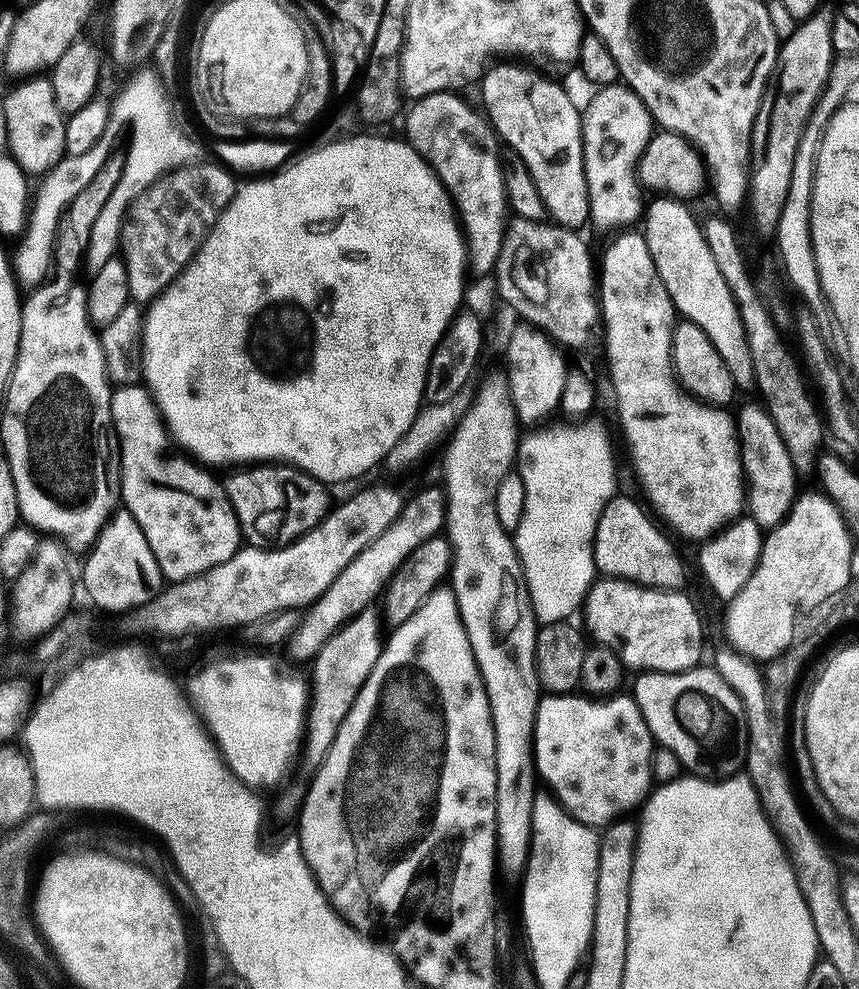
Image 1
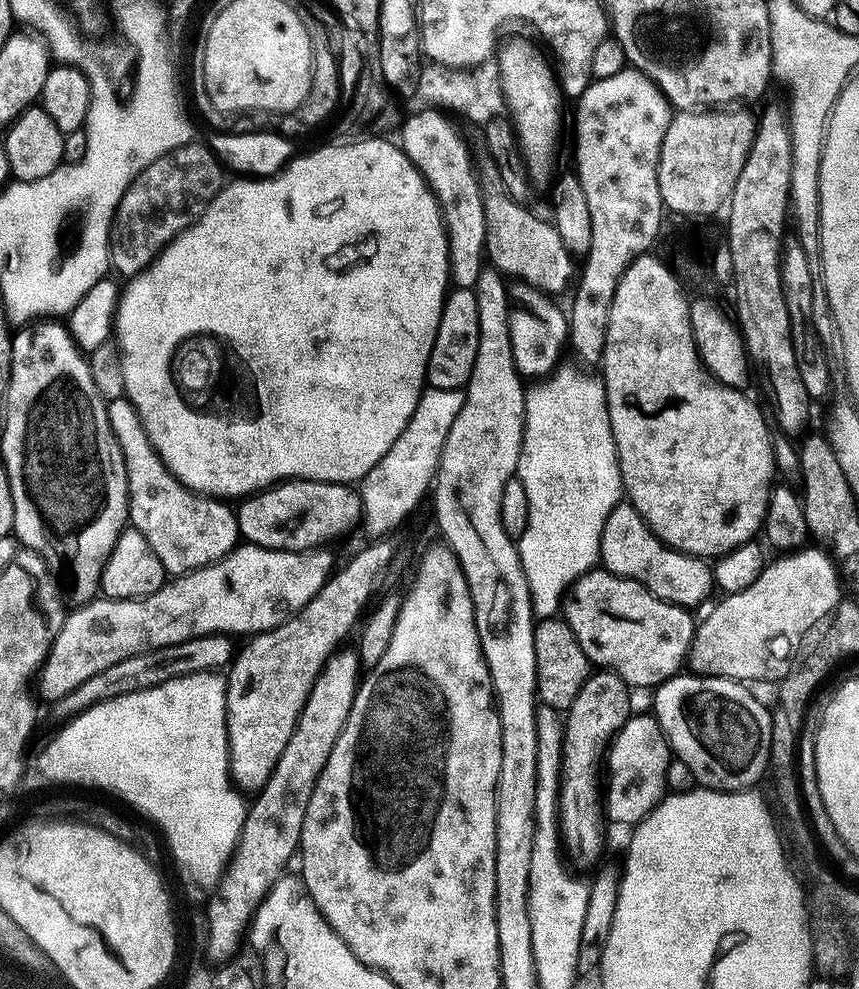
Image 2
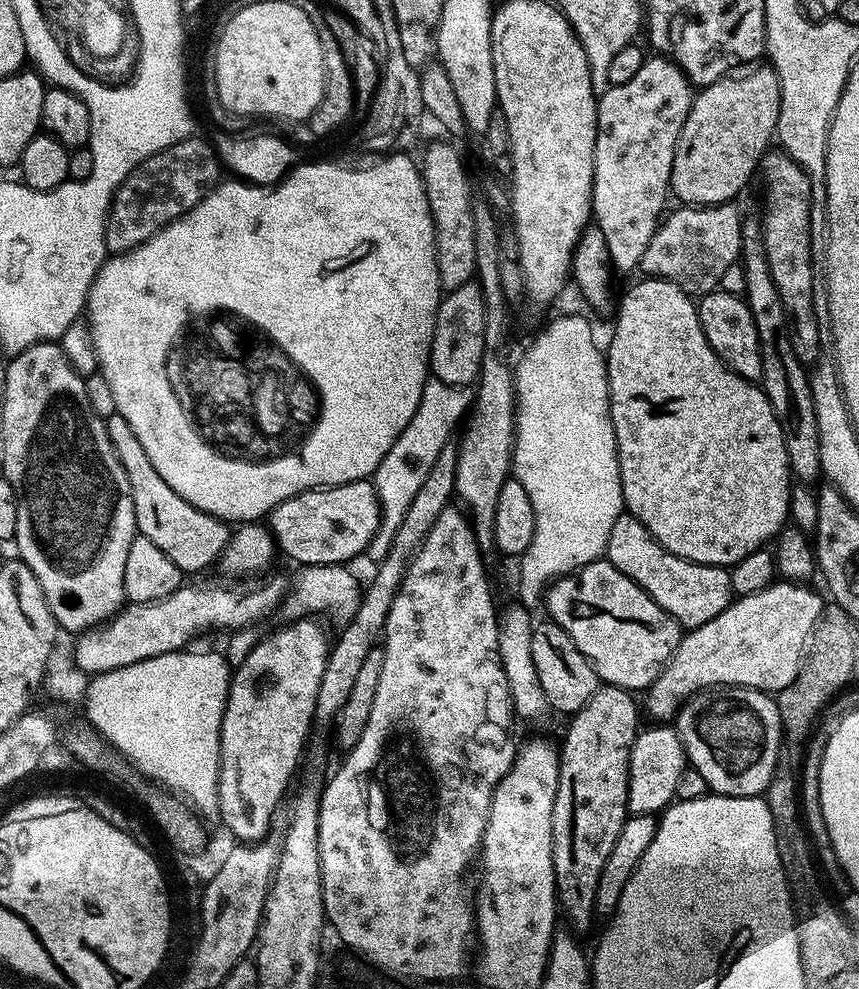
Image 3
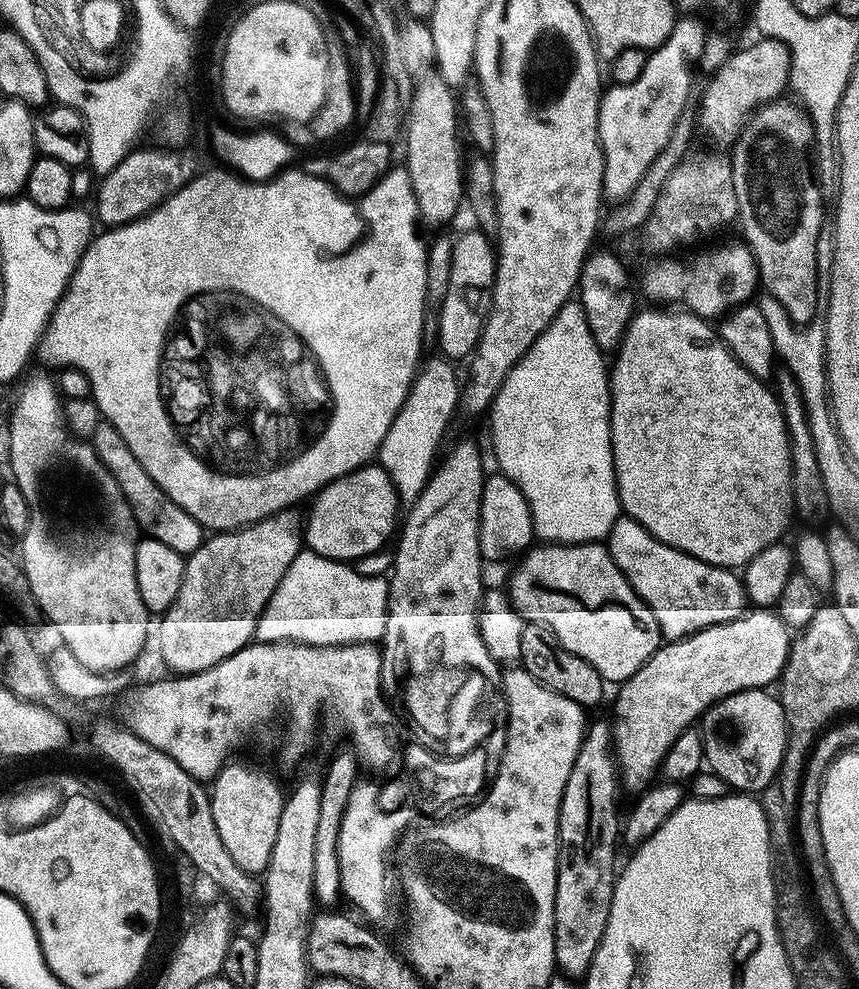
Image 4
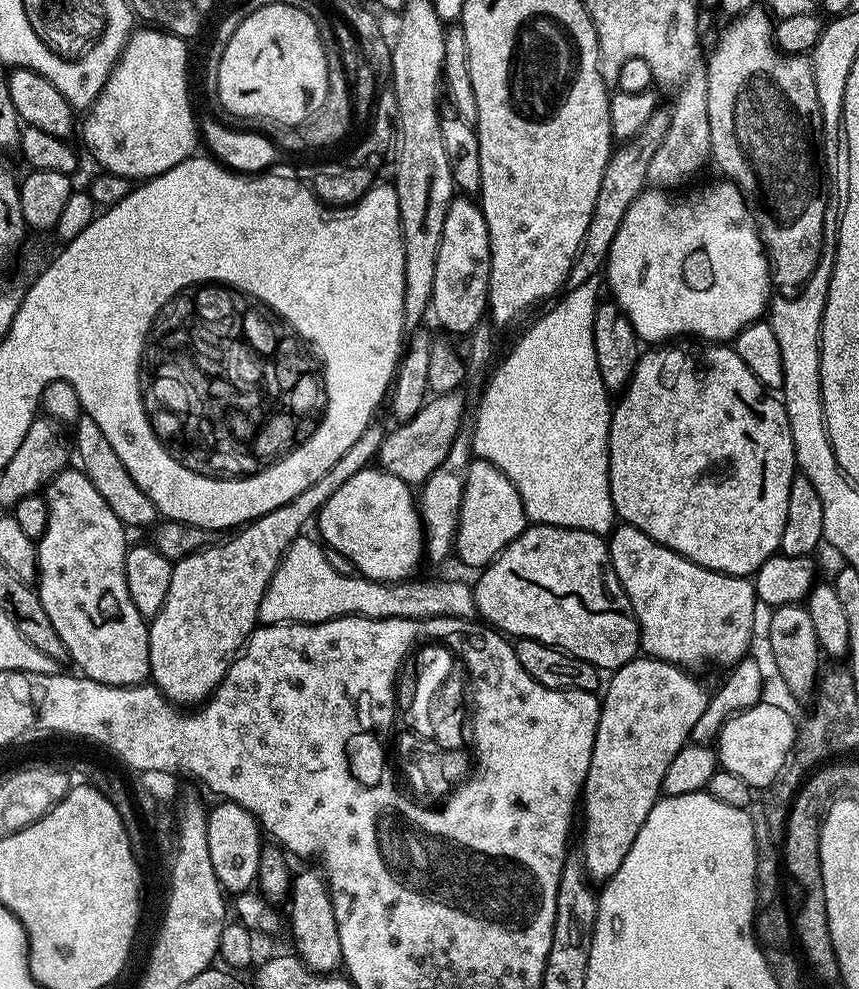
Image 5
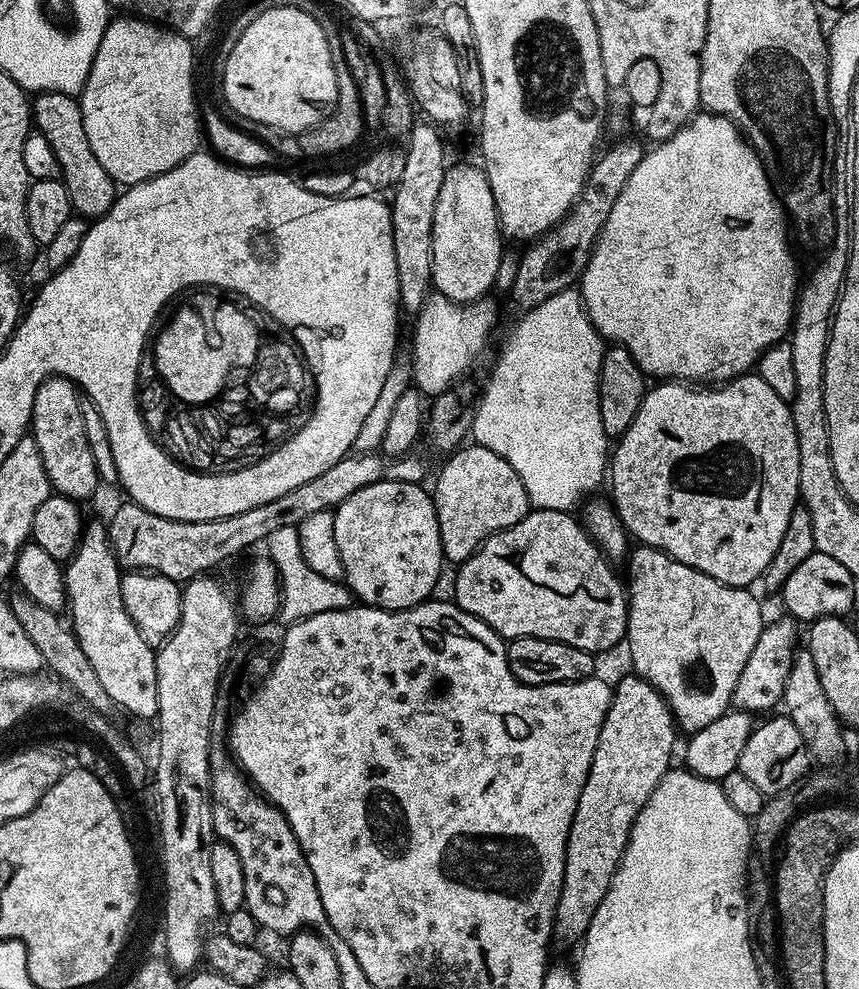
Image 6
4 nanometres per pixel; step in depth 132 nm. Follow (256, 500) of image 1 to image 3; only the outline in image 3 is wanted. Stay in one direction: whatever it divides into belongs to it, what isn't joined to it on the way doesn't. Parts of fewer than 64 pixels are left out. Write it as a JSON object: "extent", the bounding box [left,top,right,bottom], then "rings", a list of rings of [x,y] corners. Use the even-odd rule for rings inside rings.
{"extent":[266,480,382,566],"rings":[[[355,480],[349,484],[336,484],[333,488],[314,488],[310,492],[299,492],[294,498],[290,498],[286,502],[282,502],[277,508],[273,509],[270,515],[267,517],[266,524],[272,533],[272,539],[276,542],[276,547],[281,553],[285,552],[292,560],[297,560],[297,565],[307,566],[310,564],[343,564],[347,565],[348,560],[352,560],[356,555],[367,553],[368,544],[374,538],[374,534],[380,528],[380,522],[382,519],[382,501],[376,497],[375,487],[368,480]]]}

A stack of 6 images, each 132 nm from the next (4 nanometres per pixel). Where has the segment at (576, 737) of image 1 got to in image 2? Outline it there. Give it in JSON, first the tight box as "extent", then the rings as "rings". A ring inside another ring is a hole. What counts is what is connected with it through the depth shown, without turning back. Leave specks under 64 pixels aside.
{"extent":[602,715,670,826],"rings":[[[629,715],[624,724],[611,737],[610,743],[606,748],[606,760],[608,756],[608,793],[602,796],[602,808],[616,824],[628,824],[635,826],[660,803],[666,792],[666,770],[670,759],[670,749],[668,740],[664,736],[660,723],[655,715],[636,716]]]}

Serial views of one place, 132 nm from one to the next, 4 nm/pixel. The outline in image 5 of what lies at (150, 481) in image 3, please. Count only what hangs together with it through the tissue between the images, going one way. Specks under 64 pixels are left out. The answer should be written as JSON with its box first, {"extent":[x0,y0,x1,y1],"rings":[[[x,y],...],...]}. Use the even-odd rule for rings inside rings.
{"extent":[74,415,158,529],"rings":[[[81,415],[75,424],[74,456],[75,459],[76,456],[80,459],[79,471],[84,472],[86,478],[90,478],[90,482],[94,482],[94,490],[98,490],[98,494],[102,494],[102,498],[106,498],[106,506],[110,506],[110,510],[114,510],[114,514],[118,514],[118,518],[129,529],[144,527],[147,529],[149,526],[155,525],[158,513],[154,502],[138,487],[134,478],[130,478],[126,466],[122,466],[122,458],[118,458],[118,454],[114,454],[114,446],[110,446],[106,434],[102,434],[98,422],[94,422],[94,418]]]}

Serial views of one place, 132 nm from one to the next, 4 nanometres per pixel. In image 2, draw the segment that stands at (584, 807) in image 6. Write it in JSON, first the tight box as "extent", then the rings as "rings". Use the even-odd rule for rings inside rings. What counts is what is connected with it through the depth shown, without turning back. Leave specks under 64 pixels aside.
{"extent":[690,547,842,682],"rings":[[[801,547],[791,554],[780,554],[776,561],[765,563],[764,569],[754,582],[741,592],[729,592],[724,601],[705,618],[699,621],[692,637],[690,664],[700,674],[728,676],[731,680],[752,682],[748,680],[779,681],[790,672],[790,661],[799,649],[805,635],[808,620],[823,621],[832,615],[842,599],[842,580],[838,575],[837,565],[827,551],[820,548]]]}

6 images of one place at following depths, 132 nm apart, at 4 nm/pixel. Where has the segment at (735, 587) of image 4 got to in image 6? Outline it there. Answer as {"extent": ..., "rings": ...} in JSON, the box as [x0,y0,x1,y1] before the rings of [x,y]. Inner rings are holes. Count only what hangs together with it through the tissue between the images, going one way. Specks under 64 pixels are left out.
{"extent":[626,546,766,734],"rings":[[[636,546],[631,549],[627,557],[628,580],[626,576],[626,592],[628,595],[628,630],[626,633],[626,645],[628,644],[628,656],[632,659],[635,675],[642,677],[647,684],[659,690],[668,707],[672,709],[675,723],[681,729],[685,728],[688,734],[693,734],[711,723],[714,723],[725,712],[729,711],[732,704],[734,686],[738,686],[738,674],[742,674],[742,666],[746,666],[746,658],[750,658],[750,650],[754,650],[754,642],[758,642],[760,632],[763,630],[766,617],[760,613],[760,604],[751,596],[748,588],[732,588],[729,584],[718,582],[682,562],[678,562],[673,556],[667,556],[662,550],[647,546]]]}

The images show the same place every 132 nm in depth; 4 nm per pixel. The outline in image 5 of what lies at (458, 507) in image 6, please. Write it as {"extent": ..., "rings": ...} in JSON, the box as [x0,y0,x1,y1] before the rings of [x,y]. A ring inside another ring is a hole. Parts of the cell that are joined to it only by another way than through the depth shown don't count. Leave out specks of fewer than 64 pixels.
{"extent":[454,459,529,570],"rings":[[[473,459],[464,472],[464,493],[454,537],[455,559],[460,559],[468,568],[483,570],[507,544],[521,536],[529,524],[522,498],[510,478],[490,462]]]}

